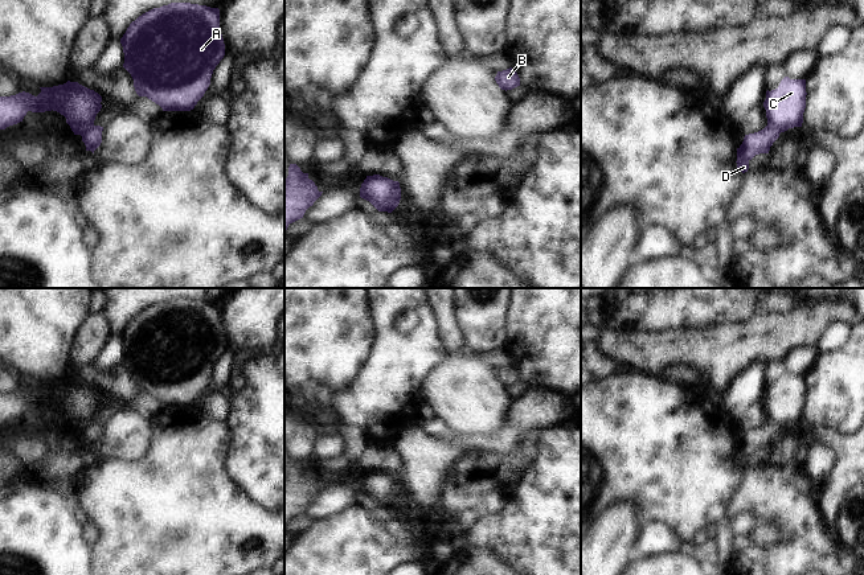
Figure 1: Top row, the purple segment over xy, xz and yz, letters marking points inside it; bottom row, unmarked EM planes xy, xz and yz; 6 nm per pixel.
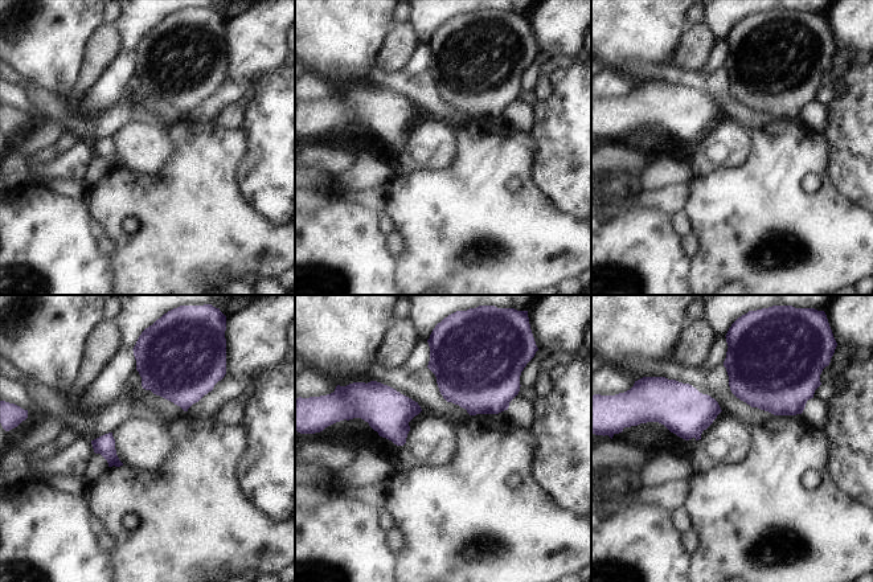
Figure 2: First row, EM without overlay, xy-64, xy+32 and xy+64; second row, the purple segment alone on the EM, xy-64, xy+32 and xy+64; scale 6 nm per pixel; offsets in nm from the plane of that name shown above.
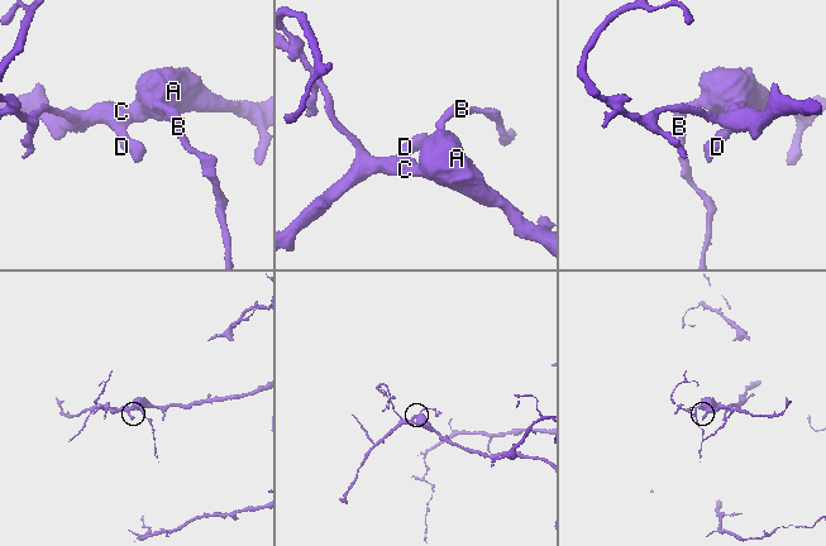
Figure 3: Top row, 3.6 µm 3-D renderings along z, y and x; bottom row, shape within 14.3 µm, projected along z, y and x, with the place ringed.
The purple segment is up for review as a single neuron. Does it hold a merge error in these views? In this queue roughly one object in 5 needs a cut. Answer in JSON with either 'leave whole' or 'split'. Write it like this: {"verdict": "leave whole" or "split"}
{"verdict": "leave whole"}

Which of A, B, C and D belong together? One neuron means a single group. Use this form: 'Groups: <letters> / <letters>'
Groups: A B C D.

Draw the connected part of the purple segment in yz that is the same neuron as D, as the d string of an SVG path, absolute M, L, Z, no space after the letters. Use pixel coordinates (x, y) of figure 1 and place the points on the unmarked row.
M785 373L775 386L766 387L763 403L767 422L758 428L745 431L742 440L737 444L738 467L748 468L749 457L756 451L769 449L781 428L802 423L806 391L806 375L790 375L789 373Z

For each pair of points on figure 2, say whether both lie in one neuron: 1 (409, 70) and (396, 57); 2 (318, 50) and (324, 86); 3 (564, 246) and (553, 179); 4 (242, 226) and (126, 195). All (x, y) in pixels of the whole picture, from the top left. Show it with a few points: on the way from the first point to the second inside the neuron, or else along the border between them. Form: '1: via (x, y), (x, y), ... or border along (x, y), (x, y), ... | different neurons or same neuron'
1: border along (419, 44), (401, 70) | different neurons
2: border along (308, 70), (327, 80), (336, 89) | different neurons
3: border along (537, 187), (560, 209), (577, 220) | different neurons
4: via (213, 226), (203, 225), (187, 210), (155, 201) | same neuron

